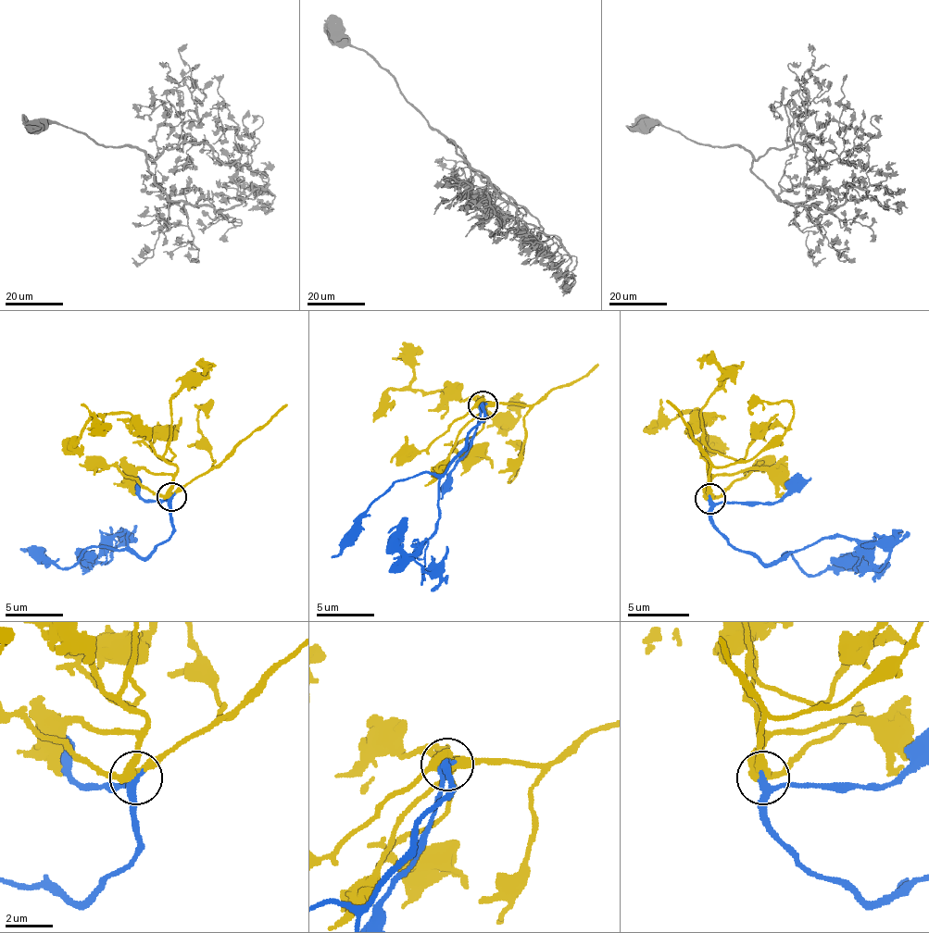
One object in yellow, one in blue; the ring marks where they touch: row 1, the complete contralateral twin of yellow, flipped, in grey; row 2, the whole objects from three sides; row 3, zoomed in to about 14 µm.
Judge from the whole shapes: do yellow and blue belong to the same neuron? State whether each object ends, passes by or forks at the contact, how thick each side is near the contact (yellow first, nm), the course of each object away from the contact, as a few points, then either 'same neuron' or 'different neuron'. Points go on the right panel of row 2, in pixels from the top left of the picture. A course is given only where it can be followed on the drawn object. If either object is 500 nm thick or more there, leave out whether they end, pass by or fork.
yellow forks | blue passes by | 340/240 nm | yellow via (711, 498), (708, 473), (714, 466), (758, 457), (791, 420), (791, 405), (784, 402), (748, 402) | blue via (711, 498), (711, 522), (739, 550), (754, 553), (763, 563), (791, 553), (809, 575), (853, 568), (874, 553) | same neuron

